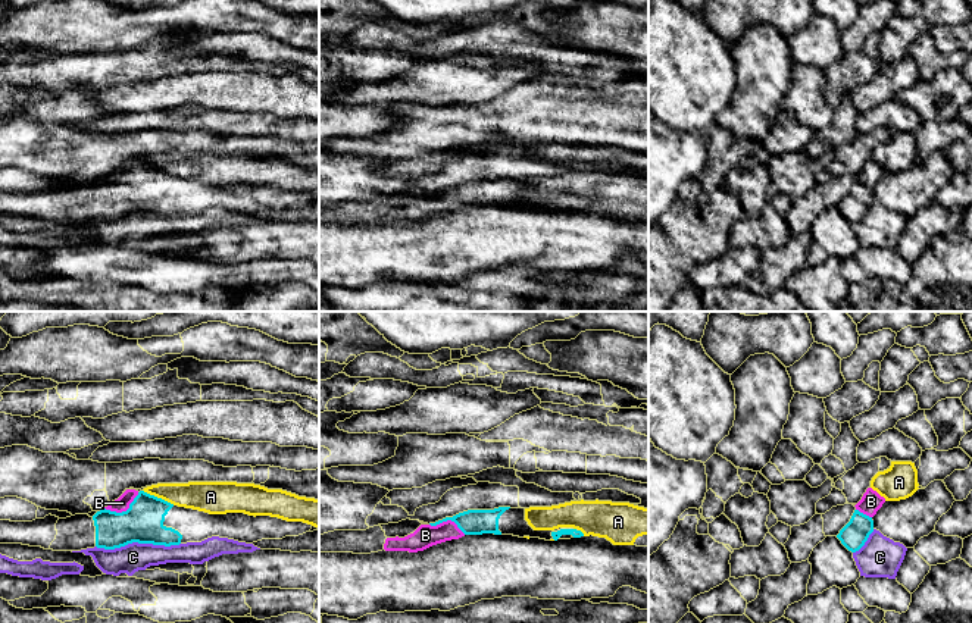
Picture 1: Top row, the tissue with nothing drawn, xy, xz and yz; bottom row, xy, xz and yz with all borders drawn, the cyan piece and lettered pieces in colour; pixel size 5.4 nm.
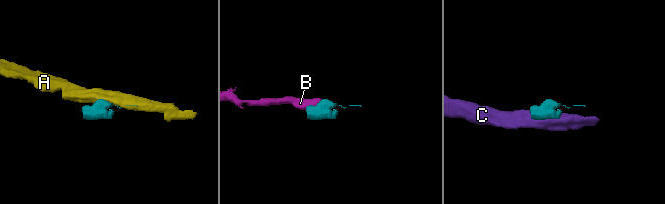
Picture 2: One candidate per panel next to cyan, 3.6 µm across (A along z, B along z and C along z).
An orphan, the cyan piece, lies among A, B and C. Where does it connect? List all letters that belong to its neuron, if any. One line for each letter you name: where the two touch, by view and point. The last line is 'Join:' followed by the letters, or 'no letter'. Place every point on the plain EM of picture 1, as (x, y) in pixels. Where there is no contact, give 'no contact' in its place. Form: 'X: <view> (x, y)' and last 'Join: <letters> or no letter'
B: xy (124, 182)
Join: B

